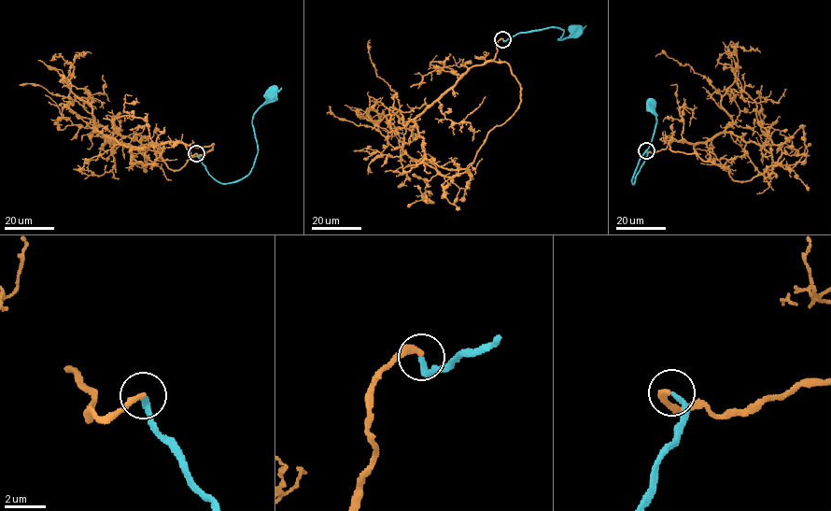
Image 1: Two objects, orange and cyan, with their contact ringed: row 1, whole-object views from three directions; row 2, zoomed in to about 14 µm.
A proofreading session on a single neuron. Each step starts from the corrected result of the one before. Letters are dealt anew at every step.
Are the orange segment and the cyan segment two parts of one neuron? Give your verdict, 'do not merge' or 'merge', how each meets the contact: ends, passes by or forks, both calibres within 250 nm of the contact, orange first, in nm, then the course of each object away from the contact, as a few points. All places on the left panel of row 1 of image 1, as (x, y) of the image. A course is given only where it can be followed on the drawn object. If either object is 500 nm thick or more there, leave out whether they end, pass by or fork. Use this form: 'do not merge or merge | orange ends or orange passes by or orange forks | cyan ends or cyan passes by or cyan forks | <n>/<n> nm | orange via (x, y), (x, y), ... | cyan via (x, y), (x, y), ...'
merge | orange ends | cyan ends | 300/240 nm | orange via (196, 153), (174, 142), (119, 145), (97, 129), (91, 106), (66, 80), (67, 96), (21, 84) | cyan via (196, 152), (207, 172), (218, 182), (244, 177), (257, 152), (252, 120), (254, 112), (272, 92)

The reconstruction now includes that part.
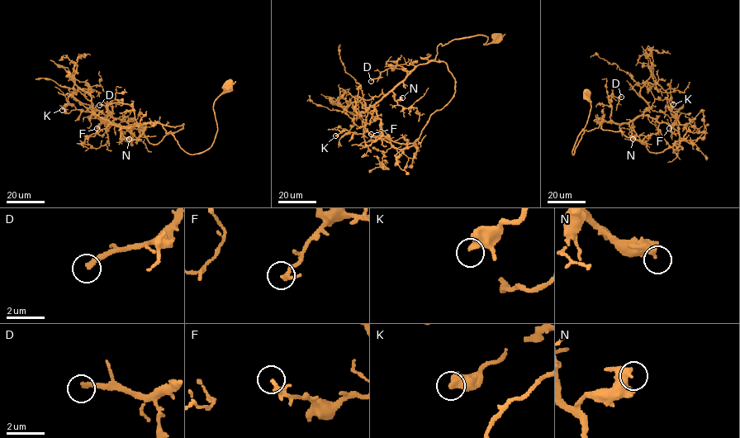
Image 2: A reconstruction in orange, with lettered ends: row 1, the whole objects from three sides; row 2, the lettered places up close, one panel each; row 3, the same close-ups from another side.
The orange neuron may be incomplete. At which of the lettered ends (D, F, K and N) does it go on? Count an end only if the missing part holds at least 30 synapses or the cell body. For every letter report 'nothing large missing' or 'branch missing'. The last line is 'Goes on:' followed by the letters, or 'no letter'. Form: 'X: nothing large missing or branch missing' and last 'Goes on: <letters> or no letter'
D: branch missing
F: nothing large missing
K: nothing large missing
N: nothing large missing
Goes on: D

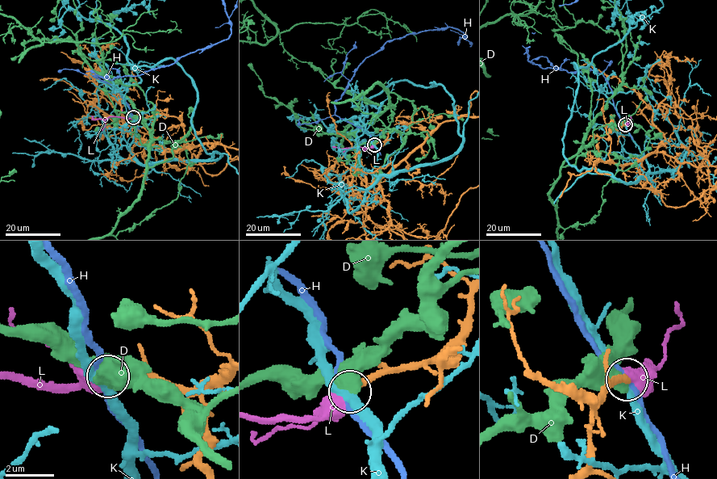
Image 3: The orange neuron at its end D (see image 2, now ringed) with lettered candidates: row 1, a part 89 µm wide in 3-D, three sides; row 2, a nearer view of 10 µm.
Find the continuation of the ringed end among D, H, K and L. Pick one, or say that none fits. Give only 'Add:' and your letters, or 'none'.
Add: L

